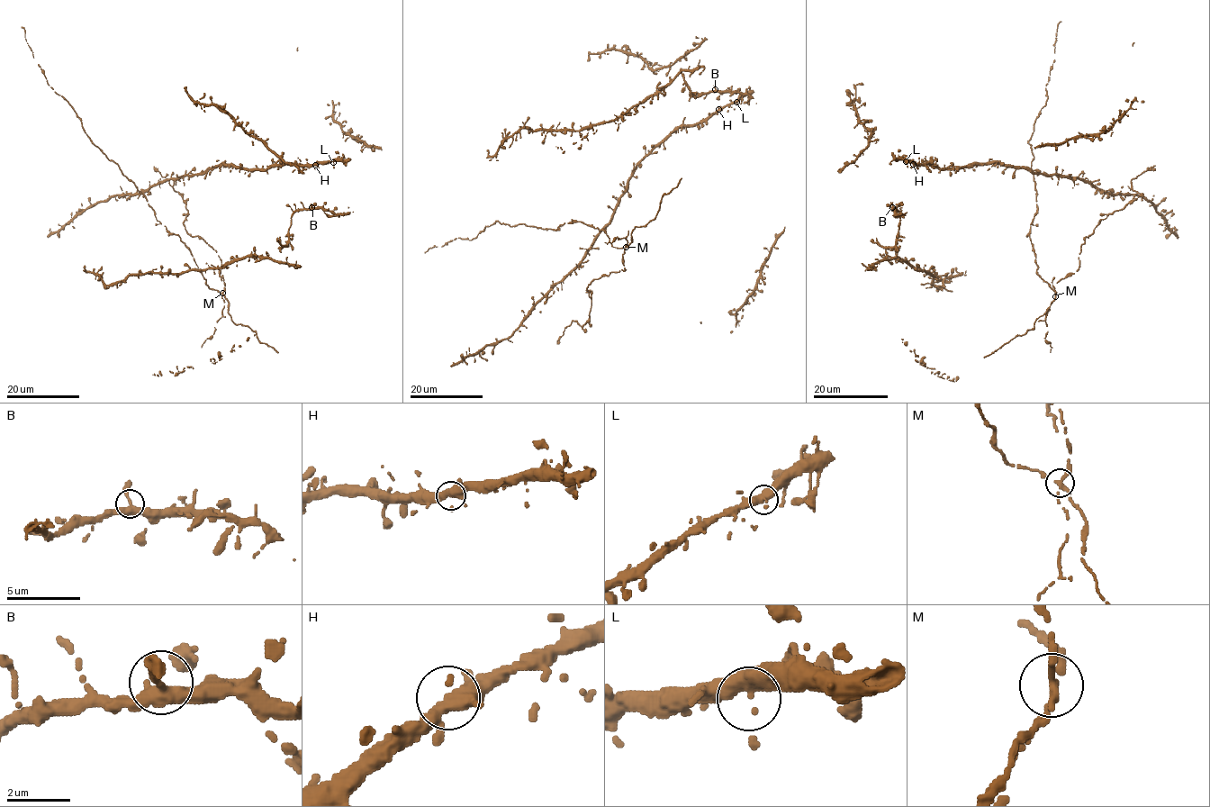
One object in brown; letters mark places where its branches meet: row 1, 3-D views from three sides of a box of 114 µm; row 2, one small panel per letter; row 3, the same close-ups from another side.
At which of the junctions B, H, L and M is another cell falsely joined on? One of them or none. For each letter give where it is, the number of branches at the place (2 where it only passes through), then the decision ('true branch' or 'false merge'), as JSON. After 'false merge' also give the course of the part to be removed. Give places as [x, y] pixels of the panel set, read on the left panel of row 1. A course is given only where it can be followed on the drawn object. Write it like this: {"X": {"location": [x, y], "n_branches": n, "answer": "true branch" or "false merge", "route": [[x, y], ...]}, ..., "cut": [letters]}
{"B": {"location": [311, 207], "n_branches": 3, "answer": "true branch"}, "H": {"location": [315, 165], "n_branches": 4, "answer": "true branch"}, "L": {"location": [333, 162], "n_branches": 3, "answer": "true branch"}, "M": {"location": [222, 293], "n_branches": 4, "answer": "false merge", "route": [[221, 294], [221, 259], [204, 240], [187, 233], [183, 222], [188, 214], [185, 203], [154, 167]]}, "cut": ["M"]}

